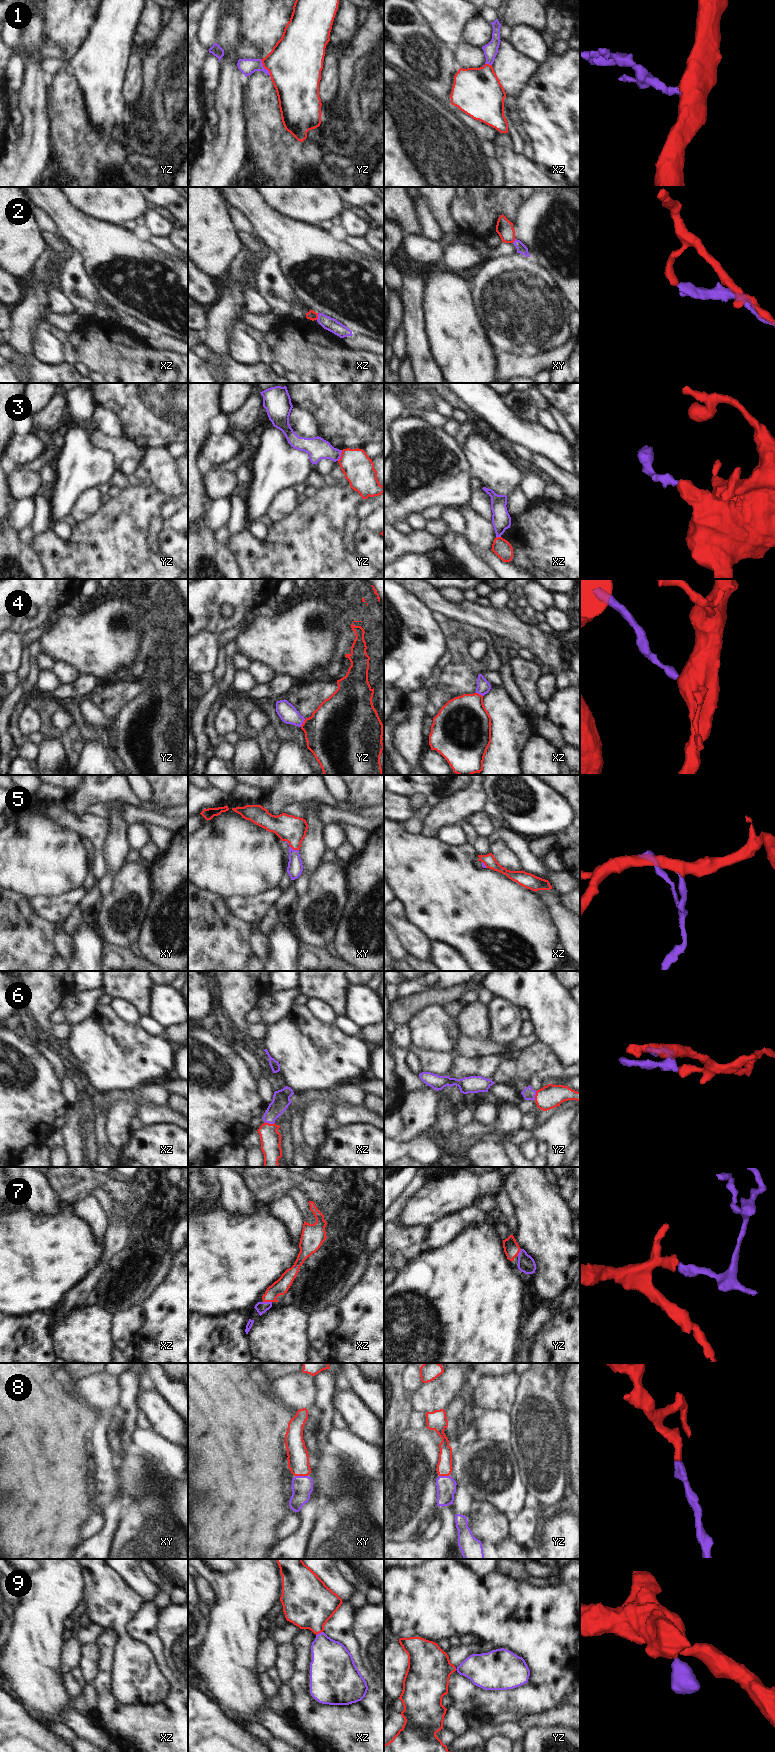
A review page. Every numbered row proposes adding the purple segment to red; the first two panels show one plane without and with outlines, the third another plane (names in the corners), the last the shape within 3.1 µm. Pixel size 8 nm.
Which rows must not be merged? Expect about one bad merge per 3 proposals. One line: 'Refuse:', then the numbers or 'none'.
Refuse: 2, 3

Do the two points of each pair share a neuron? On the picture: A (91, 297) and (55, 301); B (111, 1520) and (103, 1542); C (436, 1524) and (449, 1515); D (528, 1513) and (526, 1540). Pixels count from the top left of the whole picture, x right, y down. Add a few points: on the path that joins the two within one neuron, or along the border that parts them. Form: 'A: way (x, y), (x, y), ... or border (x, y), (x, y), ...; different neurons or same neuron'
A: border (58, 284), (76, 311); different neurons
B: way (111, 1525), (111, 1529), (106, 1537); same neuron
C: border (440, 1516), (442, 1528), (429, 1540); different neurons
D: way (526, 1520), (526, 1533); same neuron

